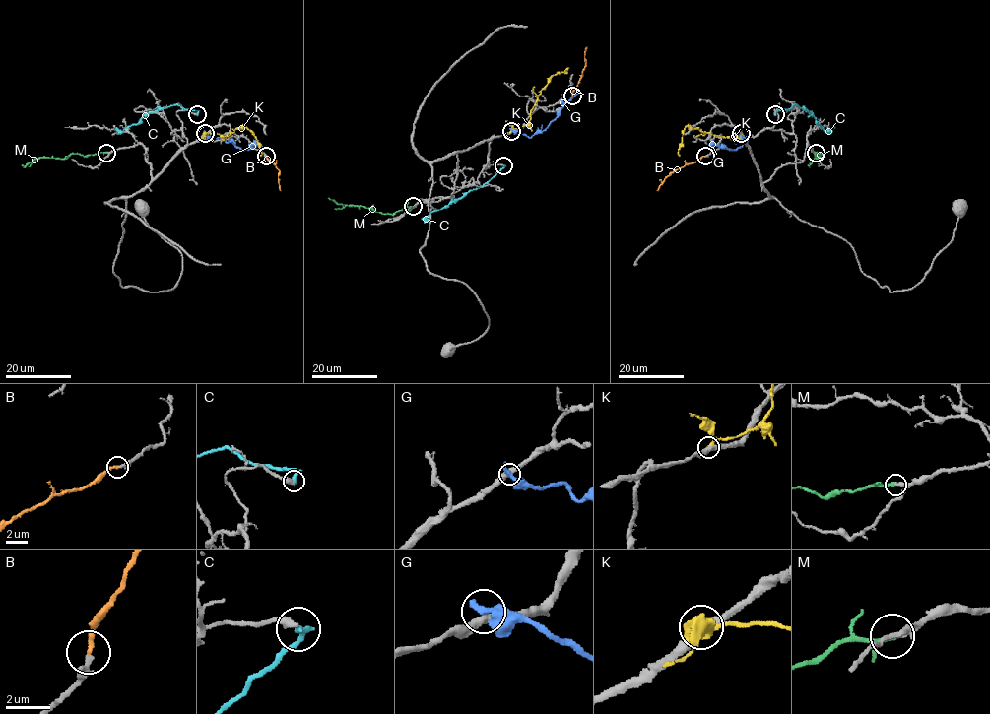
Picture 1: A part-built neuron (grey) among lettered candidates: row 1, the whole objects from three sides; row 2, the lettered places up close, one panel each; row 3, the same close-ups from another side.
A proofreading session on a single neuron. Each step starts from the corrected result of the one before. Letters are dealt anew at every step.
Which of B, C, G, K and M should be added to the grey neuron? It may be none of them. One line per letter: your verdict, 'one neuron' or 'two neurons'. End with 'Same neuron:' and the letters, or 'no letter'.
B: one neuron
C: two neurons
G: two neurons
K: two neurons
M: one neuron
Same neuron: B, M

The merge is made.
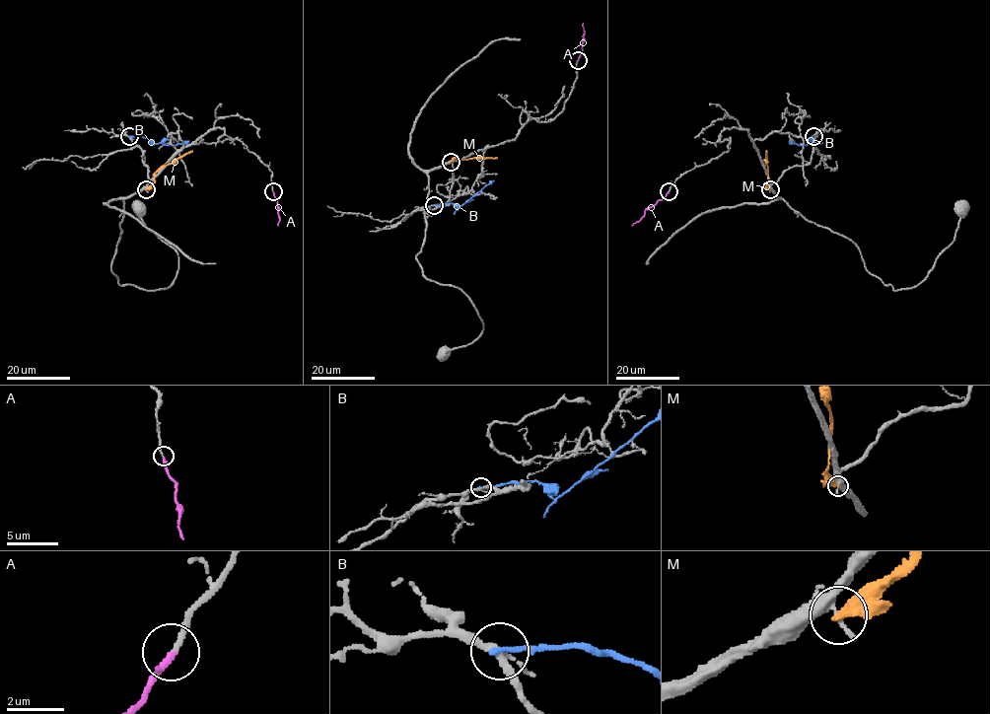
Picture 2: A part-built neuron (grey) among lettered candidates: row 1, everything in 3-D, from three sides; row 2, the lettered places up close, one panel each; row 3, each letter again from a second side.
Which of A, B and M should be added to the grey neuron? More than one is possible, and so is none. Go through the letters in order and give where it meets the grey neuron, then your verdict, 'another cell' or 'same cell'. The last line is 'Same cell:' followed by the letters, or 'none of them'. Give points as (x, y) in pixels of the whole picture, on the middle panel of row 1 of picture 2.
A: contact (578, 60); same cell
B: contact (434, 205); another cell
M: contact (451, 162); another cell
Same cell: A

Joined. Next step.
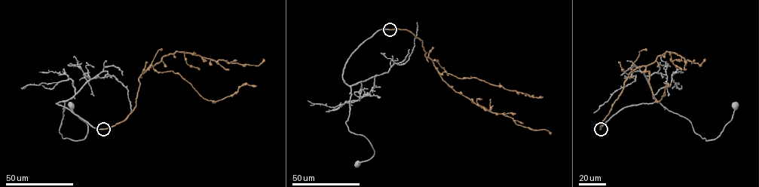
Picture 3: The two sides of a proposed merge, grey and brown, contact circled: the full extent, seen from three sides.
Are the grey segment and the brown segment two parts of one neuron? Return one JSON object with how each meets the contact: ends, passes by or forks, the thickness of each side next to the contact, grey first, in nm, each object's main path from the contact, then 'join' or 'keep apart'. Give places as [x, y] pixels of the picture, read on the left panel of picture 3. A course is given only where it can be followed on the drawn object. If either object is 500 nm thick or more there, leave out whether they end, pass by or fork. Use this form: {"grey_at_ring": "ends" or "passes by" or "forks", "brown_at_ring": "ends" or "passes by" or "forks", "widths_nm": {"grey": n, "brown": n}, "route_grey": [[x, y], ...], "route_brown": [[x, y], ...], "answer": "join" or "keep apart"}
{"grey_at_ring": "ends", "brown_at_ring": "ends", "widths_nm": {"grey": 340, "brown": 240}, "route_grey": [[104, 129], [56, 103], [61, 102], [63, 138], [82, 140], [87, 131], [69, 106]], "route_brown": [[104, 129], [122, 121], [133, 109], [139, 78], [163, 56], [185, 51], [212, 60], [258, 65], [263, 59]], "answer": "join"}

